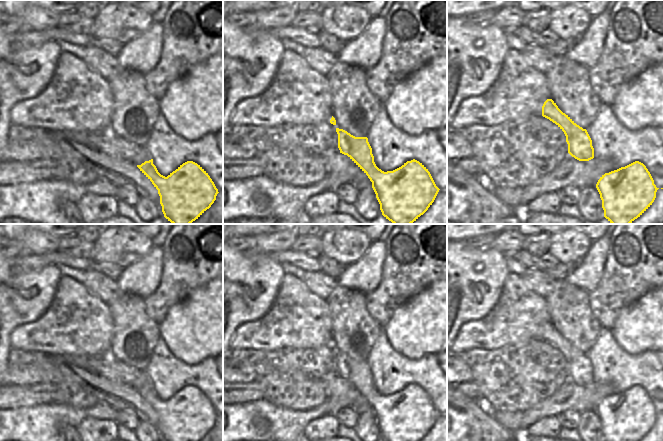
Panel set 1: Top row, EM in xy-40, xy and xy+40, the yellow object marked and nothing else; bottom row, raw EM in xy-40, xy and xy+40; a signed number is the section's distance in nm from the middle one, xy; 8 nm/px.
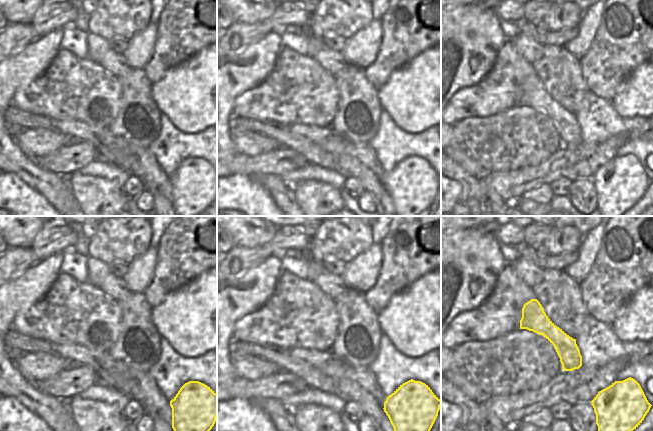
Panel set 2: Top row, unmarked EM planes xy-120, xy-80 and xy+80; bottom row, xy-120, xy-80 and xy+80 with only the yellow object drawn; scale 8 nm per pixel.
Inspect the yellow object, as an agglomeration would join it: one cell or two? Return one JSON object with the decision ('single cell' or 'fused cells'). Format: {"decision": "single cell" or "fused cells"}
{"decision": "single cell"}

